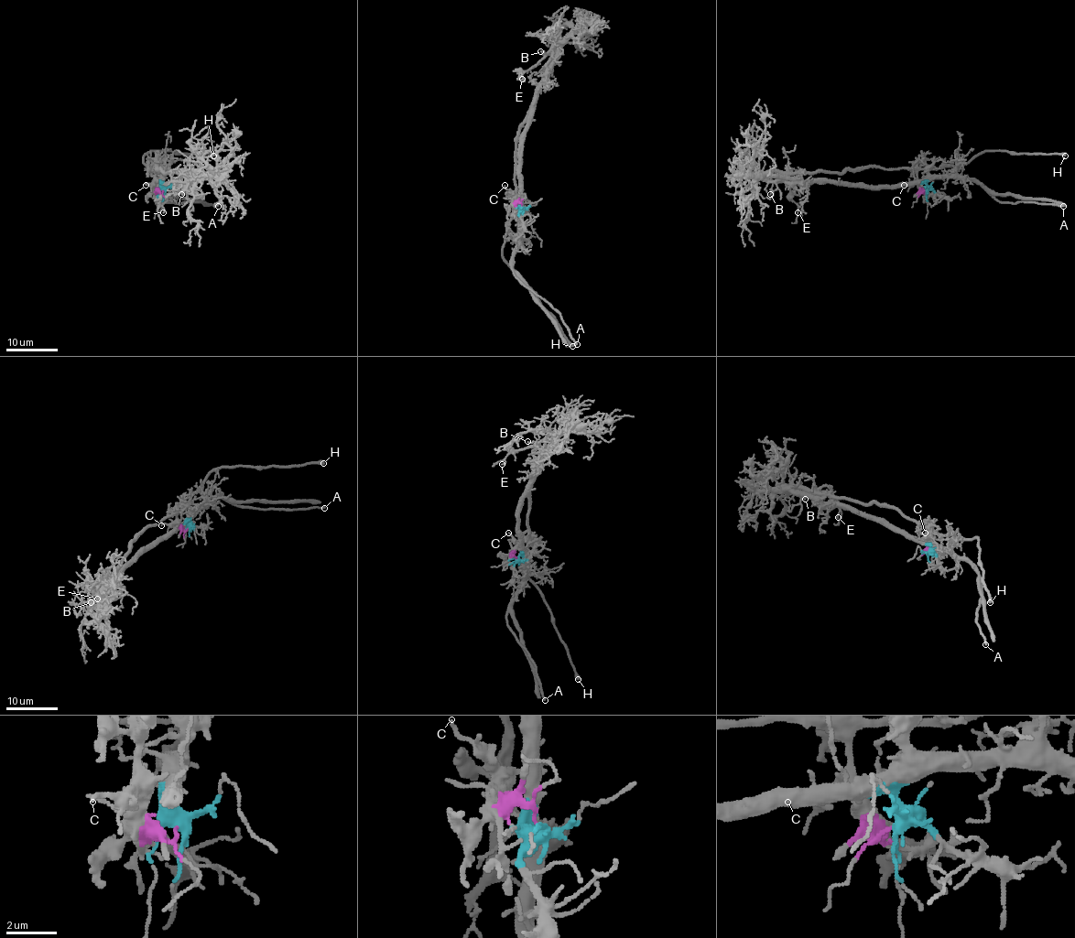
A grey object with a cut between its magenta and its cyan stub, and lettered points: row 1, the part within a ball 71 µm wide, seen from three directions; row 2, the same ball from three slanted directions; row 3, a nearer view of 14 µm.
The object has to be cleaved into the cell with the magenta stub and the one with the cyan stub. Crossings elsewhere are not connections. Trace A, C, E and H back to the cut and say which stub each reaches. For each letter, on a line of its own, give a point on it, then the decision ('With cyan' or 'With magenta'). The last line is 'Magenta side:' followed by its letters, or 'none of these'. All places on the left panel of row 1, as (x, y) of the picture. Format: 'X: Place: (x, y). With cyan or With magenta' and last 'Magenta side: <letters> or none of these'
A: Place: (218, 206). With cyan
C: Place: (146, 185). With magenta
E: Place: (163, 212). With magenta
H: Place: (213, 156). With magenta
Magenta side: C, E, H

